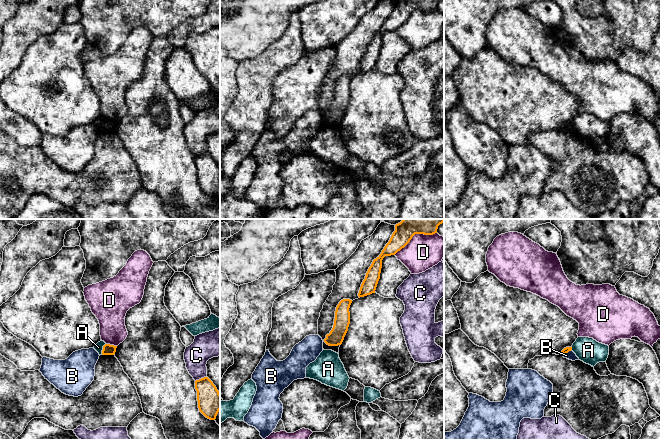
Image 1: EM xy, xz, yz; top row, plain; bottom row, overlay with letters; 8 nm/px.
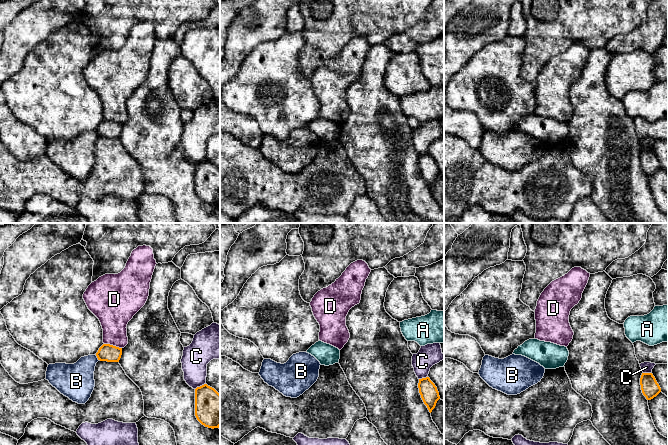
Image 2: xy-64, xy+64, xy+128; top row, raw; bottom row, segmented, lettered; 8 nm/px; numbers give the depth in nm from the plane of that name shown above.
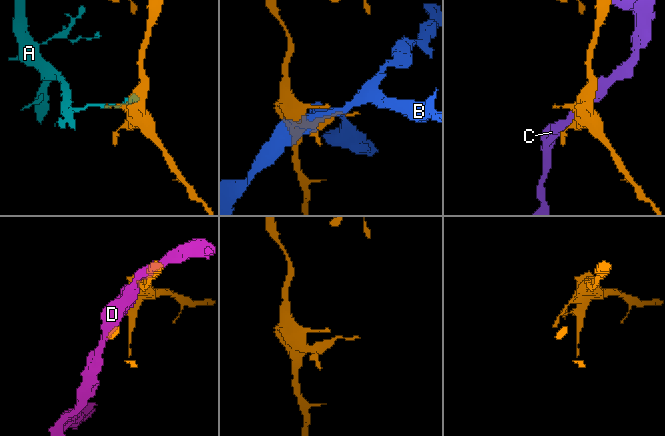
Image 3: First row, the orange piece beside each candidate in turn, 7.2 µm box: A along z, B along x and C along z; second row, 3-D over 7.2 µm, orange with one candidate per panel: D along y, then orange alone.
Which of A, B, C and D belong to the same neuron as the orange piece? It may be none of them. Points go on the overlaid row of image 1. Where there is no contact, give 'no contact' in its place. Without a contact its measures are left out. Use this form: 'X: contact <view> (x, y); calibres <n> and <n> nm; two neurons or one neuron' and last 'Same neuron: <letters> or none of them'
A: contact xy (103, 349); calibres 90 and 70 nm; two neurons
B: contact yz (567, 352); calibres 50 and 70 nm; two neurons
C: contact xy (200, 379); calibres 190 and 200 nm; two neurons
D: contact xz (414, 234); calibres 240 and 280 nm; two neurons
Same neuron: none of them

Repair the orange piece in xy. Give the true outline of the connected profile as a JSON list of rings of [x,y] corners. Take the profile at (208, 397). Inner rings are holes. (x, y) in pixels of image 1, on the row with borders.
[[[204,377],[195,381],[199,411],[208,419],[215,420],[220,411],[220,393],[213,382]]]

